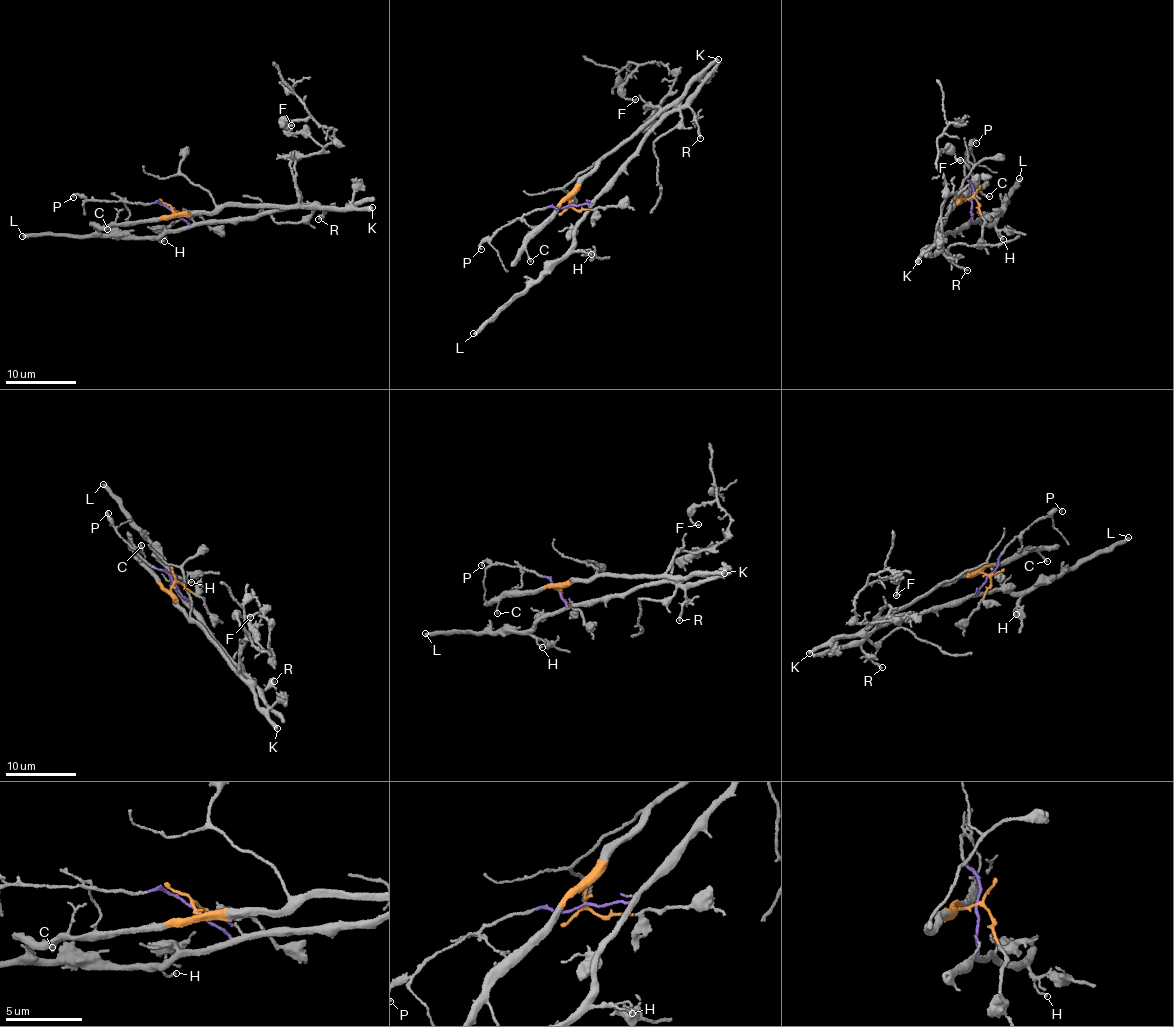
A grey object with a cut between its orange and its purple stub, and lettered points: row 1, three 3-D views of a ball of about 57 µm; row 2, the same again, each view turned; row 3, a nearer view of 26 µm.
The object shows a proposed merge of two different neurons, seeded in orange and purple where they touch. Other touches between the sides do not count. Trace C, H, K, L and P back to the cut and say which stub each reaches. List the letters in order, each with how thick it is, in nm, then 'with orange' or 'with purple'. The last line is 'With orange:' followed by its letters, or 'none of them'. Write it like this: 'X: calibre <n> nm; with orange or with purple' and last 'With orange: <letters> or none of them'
C: calibre 160 nm; with orange
H: calibre 130 nm; with purple
K: calibre 400 nm; with orange
L: calibre 360 nm; with purple
P: calibre 160 nm; with purple
With orange: C, K

